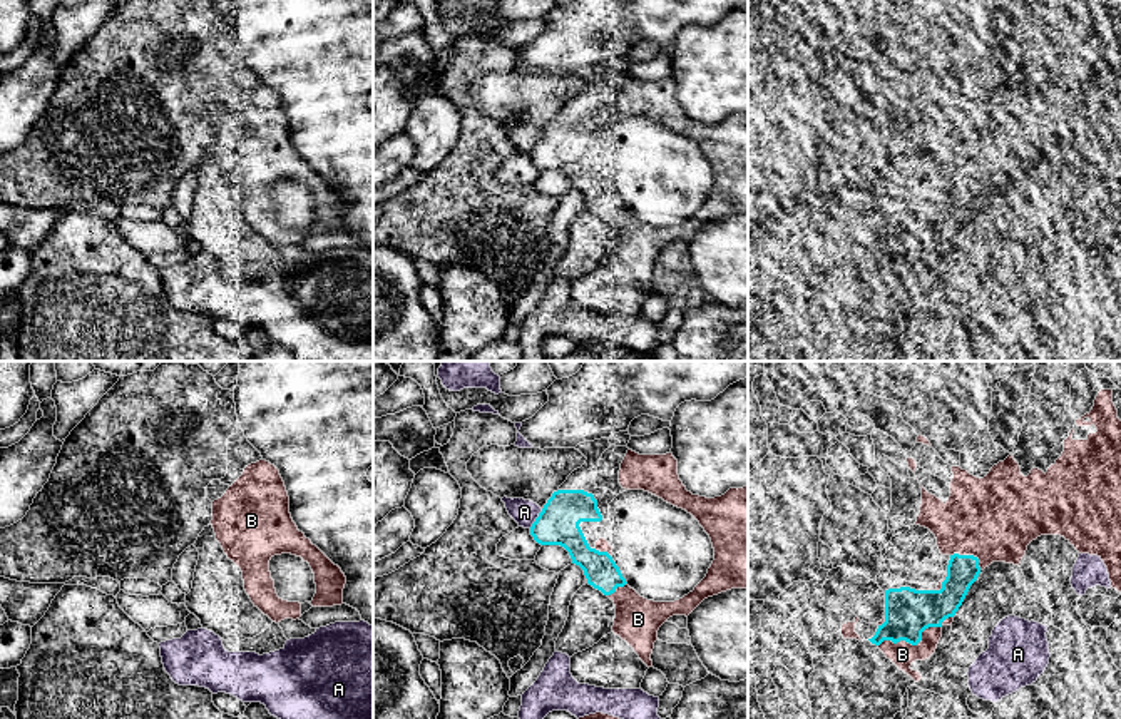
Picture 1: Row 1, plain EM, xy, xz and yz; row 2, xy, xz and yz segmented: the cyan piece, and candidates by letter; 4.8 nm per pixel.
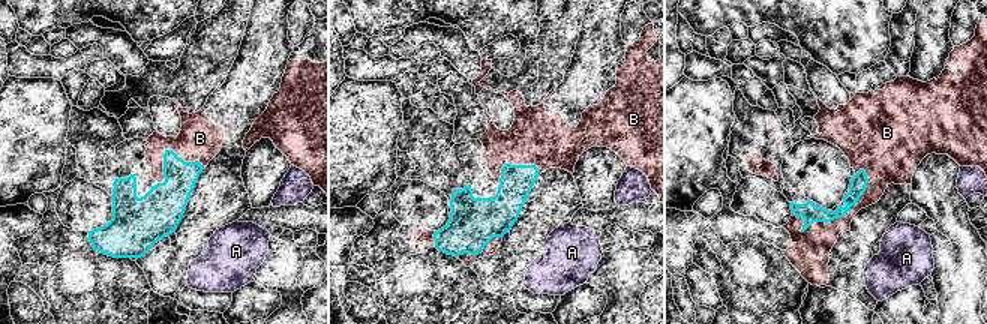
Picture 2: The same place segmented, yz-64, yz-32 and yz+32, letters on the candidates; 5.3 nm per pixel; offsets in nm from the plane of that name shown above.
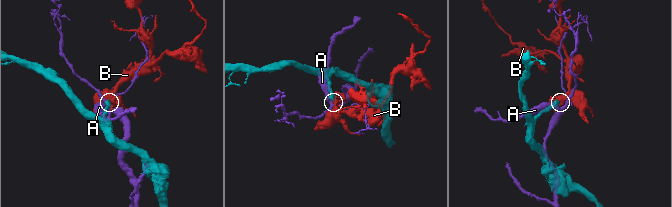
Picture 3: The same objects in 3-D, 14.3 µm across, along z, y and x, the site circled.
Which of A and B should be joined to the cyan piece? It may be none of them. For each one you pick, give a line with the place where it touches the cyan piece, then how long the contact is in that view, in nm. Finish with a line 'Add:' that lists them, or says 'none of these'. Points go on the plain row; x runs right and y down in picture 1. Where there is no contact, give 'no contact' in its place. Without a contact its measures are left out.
B: contact yz (917, 268); length 380 nm
Add: B

